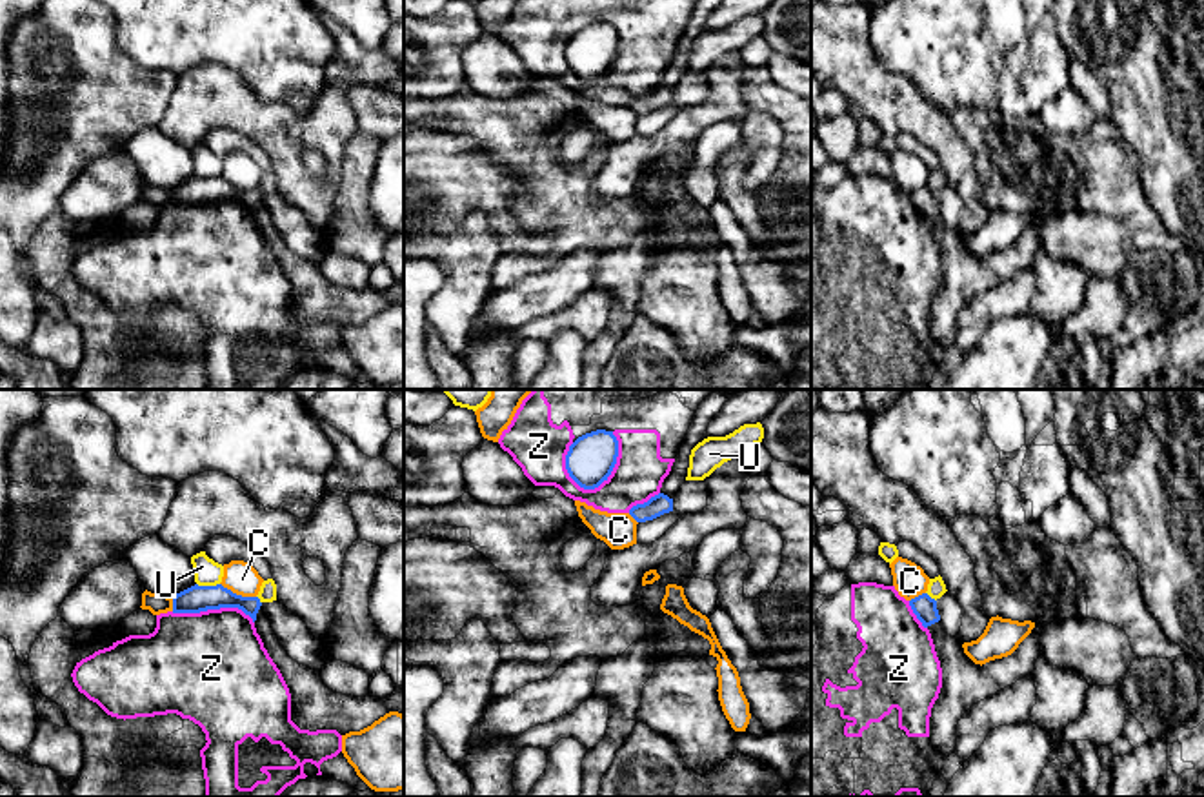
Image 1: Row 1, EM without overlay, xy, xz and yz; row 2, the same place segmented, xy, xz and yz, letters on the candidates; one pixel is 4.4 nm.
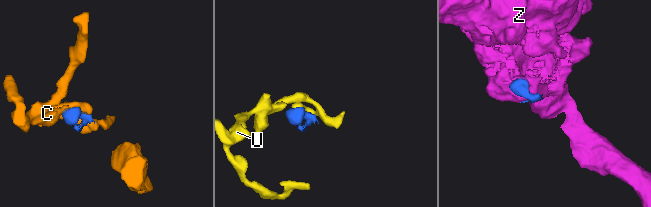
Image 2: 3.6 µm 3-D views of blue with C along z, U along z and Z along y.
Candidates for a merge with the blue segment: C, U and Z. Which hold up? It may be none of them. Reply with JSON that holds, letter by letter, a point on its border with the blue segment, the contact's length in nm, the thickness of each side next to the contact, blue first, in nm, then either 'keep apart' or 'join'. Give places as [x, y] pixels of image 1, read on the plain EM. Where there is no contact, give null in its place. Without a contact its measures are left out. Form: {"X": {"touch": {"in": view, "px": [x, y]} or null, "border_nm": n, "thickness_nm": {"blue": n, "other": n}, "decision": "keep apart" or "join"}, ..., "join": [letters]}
{"C": {"touch": {"in": "xy", "px": [239, 188]}, "border_nm": 170, "thickness_nm": {"blue": 120, "other": 140}, "decision": "keep apart"}, "U": {"touch": {"in": "xy", "px": [208, 179]}, "border_nm": 100, "thickness_nm": {"blue": 120, "other": 120}, "decision": "keep apart"}, "Z": {"touch": {"in": "xz", "px": [613, 59]}, "border_nm": 300, "thickness_nm": {"blue": 220, "other": 220}, "decision": "keep apart"}, "join": []}

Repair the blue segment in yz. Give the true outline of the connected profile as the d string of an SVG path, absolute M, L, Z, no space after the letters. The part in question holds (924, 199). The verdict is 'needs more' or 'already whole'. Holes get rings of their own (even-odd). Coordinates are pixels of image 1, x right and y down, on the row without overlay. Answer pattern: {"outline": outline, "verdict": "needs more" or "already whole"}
{"outline": "M922 186L911 191L909 198L929 222L942 260L942 280L929 309L929 331L937 349L944 351L955 346L957 317L973 297L1033 267L1044 217L1035 215L1031 226L1011 247L980 258L964 246L957 231L942 222L935 191Z", "verdict": "needs more"}

